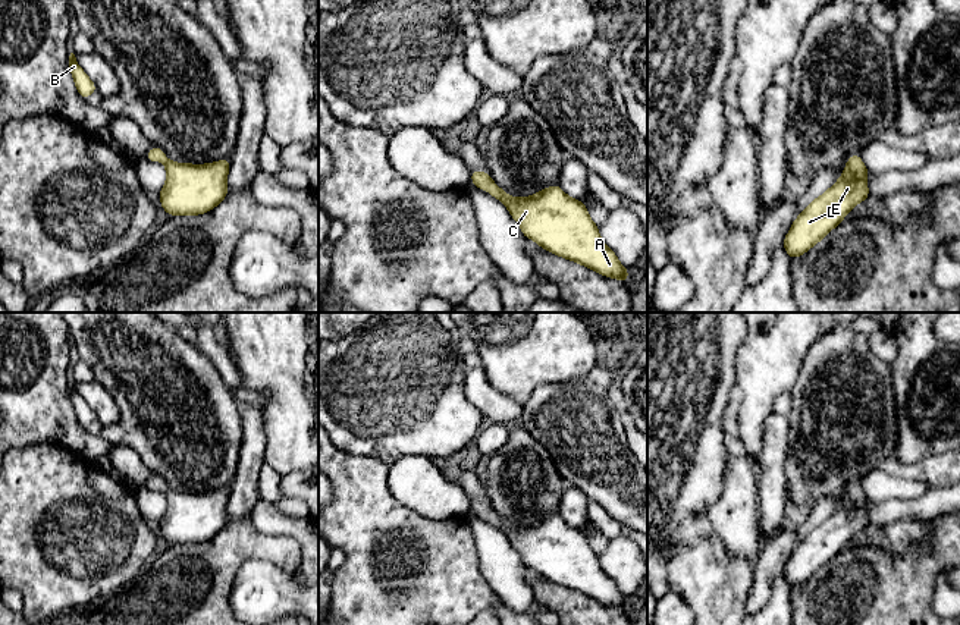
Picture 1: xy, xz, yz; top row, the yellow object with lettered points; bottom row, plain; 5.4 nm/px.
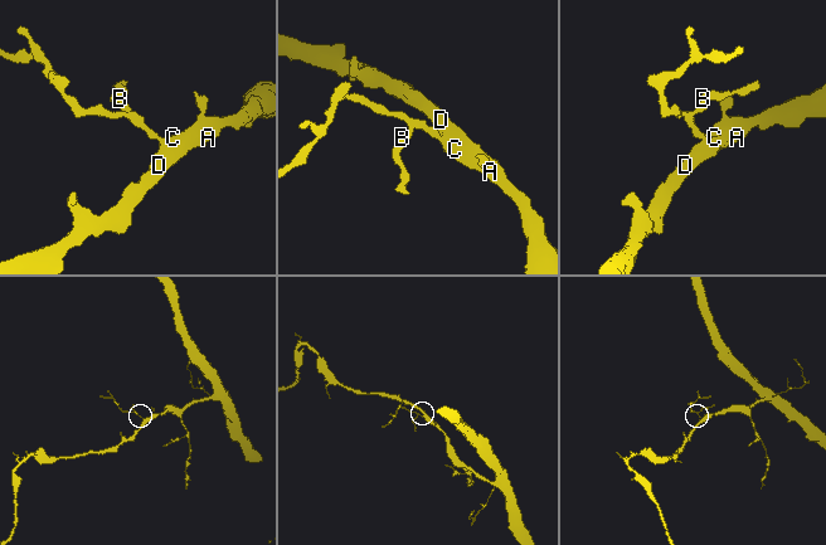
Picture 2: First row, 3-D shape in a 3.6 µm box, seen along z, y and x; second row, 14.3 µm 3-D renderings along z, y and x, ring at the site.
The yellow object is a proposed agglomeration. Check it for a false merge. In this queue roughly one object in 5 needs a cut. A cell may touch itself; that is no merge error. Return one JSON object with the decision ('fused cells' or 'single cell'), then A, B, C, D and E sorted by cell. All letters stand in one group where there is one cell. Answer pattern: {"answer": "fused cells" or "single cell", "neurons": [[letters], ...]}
{"answer": "single cell", "neurons": [["A", "B", "C", "D", "E"]]}

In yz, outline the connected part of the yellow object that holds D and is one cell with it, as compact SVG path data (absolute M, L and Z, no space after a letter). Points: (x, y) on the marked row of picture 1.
M859 154L850 156L838 180L793 222L782 246L791 260L806 254L822 241L862 201L869 198L866 178L870 172Z

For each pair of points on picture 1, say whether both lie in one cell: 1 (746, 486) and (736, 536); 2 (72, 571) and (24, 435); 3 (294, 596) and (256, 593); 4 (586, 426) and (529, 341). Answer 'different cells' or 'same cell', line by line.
1: same cell
2: different cells
3: same cell
4: different cells

